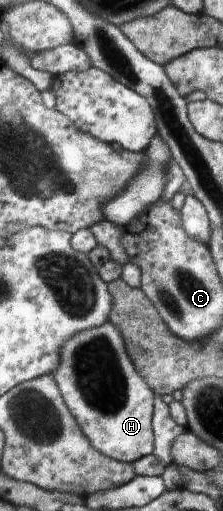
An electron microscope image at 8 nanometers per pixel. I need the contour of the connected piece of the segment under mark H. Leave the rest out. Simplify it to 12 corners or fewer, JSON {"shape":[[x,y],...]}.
{"shape":[[109,321],[51,375],[99,452],[154,449],[154,393]]}

